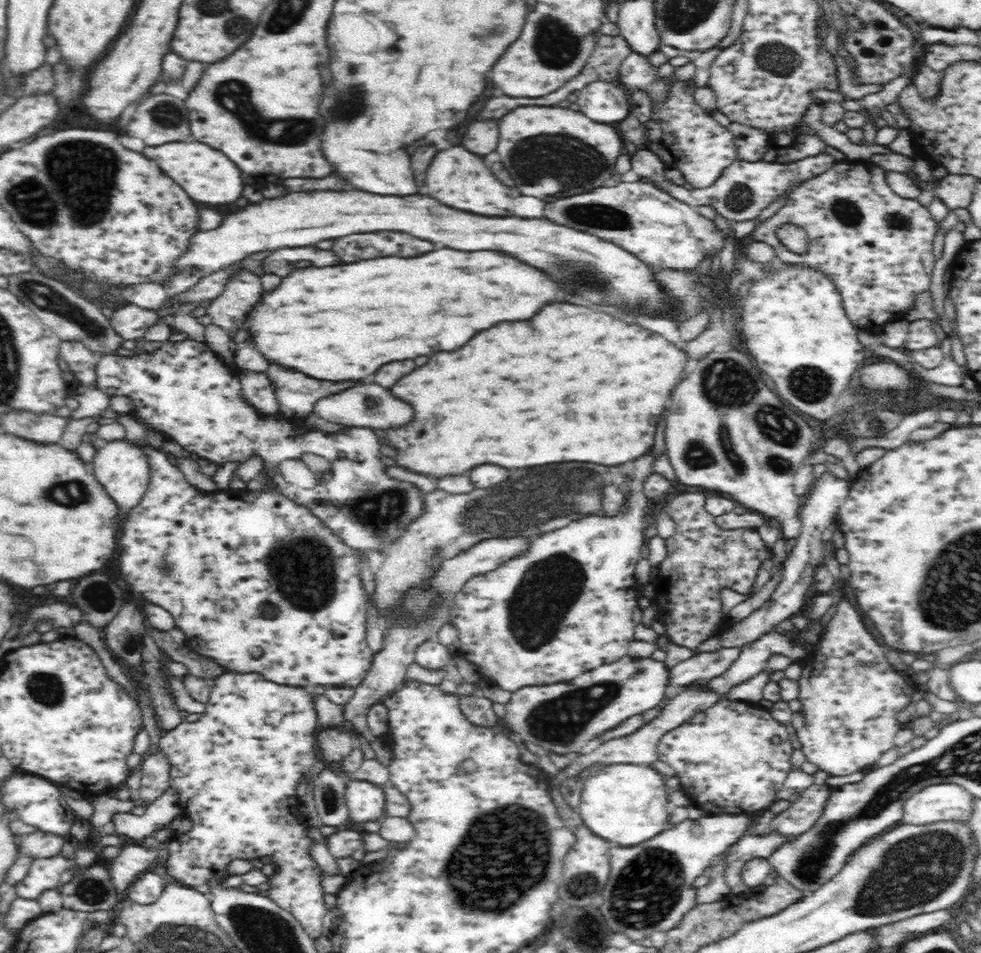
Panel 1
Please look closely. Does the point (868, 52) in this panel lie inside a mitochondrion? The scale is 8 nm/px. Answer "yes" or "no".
no

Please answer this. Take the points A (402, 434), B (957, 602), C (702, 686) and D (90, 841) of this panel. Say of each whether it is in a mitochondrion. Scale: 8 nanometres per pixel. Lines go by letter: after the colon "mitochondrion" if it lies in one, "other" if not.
A: other
B: mitochondrion
C: other
D: other

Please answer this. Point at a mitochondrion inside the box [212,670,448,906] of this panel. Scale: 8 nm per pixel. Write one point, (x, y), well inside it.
(329, 798)

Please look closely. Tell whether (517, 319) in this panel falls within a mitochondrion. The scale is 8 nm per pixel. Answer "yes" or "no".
no

